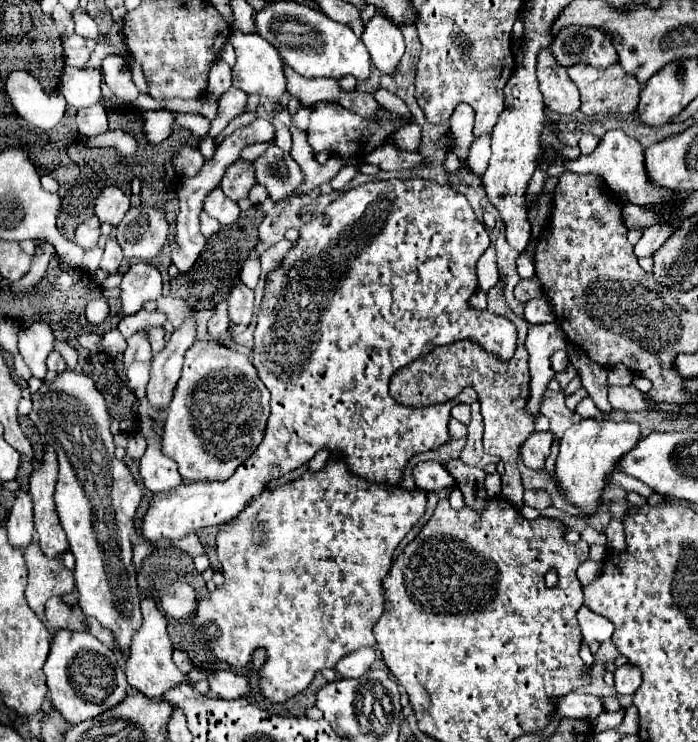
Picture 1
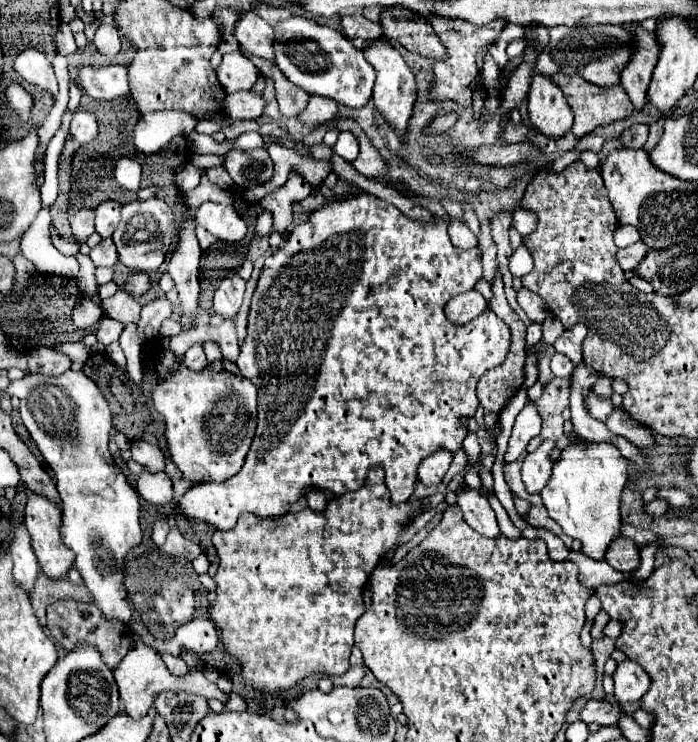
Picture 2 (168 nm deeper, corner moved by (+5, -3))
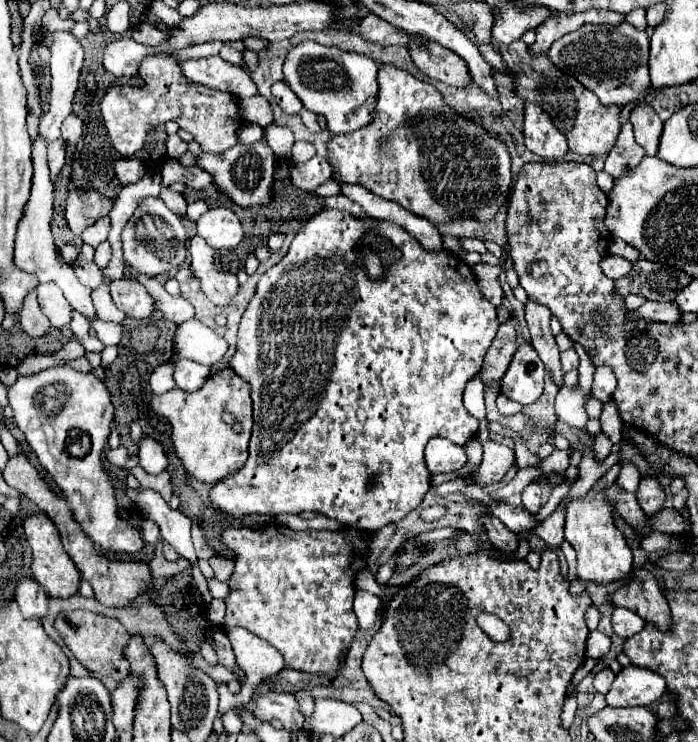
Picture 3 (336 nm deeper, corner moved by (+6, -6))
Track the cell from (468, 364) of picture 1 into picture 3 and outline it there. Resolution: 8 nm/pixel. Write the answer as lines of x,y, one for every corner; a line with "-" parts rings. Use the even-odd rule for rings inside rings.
508,320
506,324
500,324
500,330
490,350
484,356
484,366
480,372
482,382
490,382
490,380
500,382
500,378
504,376
504,370
508,370
508,362
512,360
514,352
516,352
516,330

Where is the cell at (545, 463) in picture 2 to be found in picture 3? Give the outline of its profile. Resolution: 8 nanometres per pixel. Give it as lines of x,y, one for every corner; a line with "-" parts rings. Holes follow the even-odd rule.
534,482
534,484
528,484
522,492
522,506
530,512
530,514
538,514
540,506
542,506
542,500
540,500
540,494
542,494
542,488
540,488
540,482

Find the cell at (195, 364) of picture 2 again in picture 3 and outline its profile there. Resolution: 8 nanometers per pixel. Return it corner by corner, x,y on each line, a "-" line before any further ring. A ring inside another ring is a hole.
178,360
174,364
174,382
176,382
176,388
180,390
186,390
186,392
194,392
198,390
204,380
208,378
208,366
202,366
198,362
192,362
192,360

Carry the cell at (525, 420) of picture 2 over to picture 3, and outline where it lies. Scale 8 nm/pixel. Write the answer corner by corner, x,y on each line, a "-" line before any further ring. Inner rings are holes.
488,440
482,448
482,462
470,472
470,480
478,486
488,486
504,478
508,468
514,464
514,450
492,440

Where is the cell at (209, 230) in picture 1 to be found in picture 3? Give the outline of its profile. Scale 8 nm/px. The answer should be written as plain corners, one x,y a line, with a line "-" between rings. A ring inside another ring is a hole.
200,238
190,240
190,258
194,276
200,282
202,292
218,306
226,306
238,292
238,280
234,272
222,272
214,264
214,250

